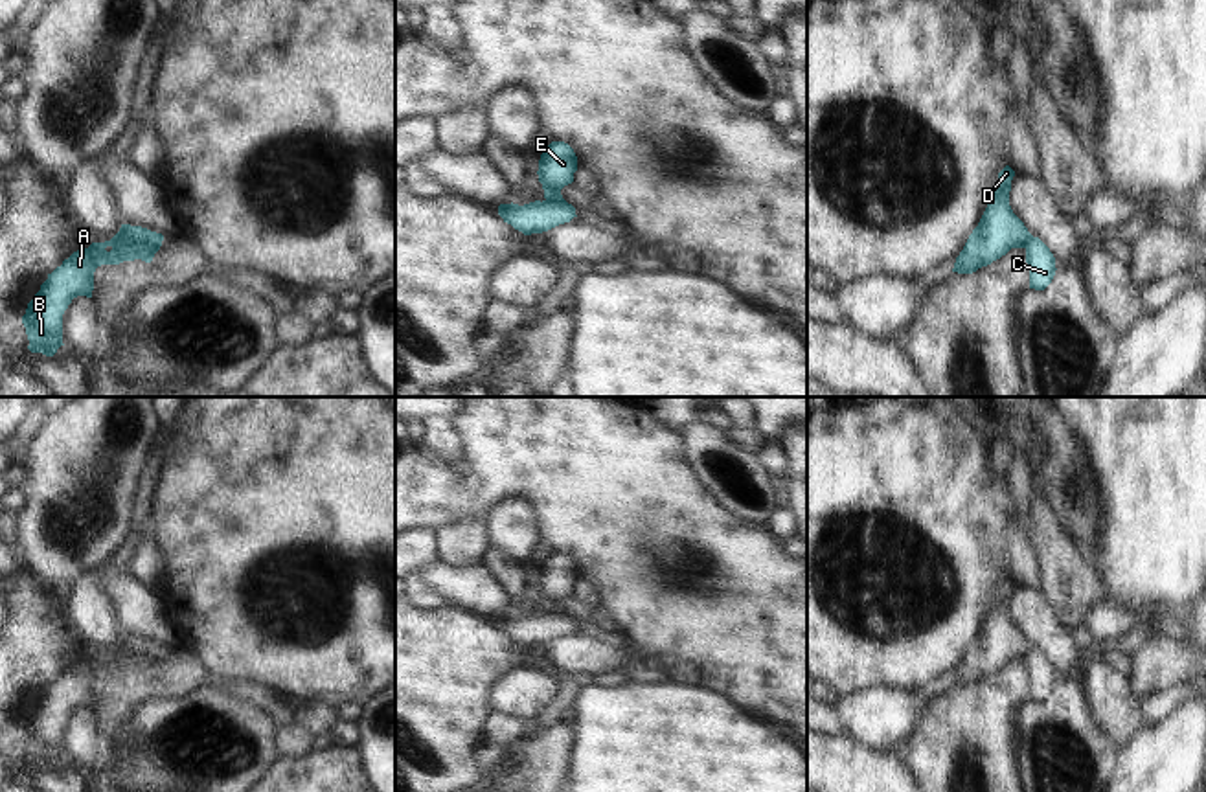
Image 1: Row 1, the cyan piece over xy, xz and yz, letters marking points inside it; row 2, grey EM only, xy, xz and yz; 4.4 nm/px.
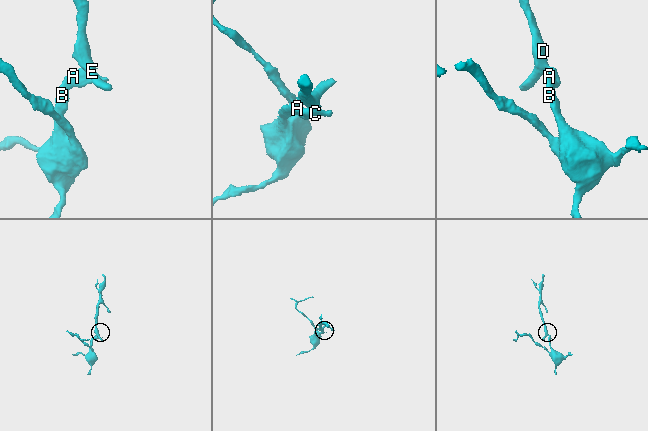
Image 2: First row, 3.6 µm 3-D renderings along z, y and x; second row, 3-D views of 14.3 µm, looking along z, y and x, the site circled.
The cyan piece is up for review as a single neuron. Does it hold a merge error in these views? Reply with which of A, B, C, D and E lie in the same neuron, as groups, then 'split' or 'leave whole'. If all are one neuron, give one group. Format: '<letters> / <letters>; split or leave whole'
A B C / D E; split

